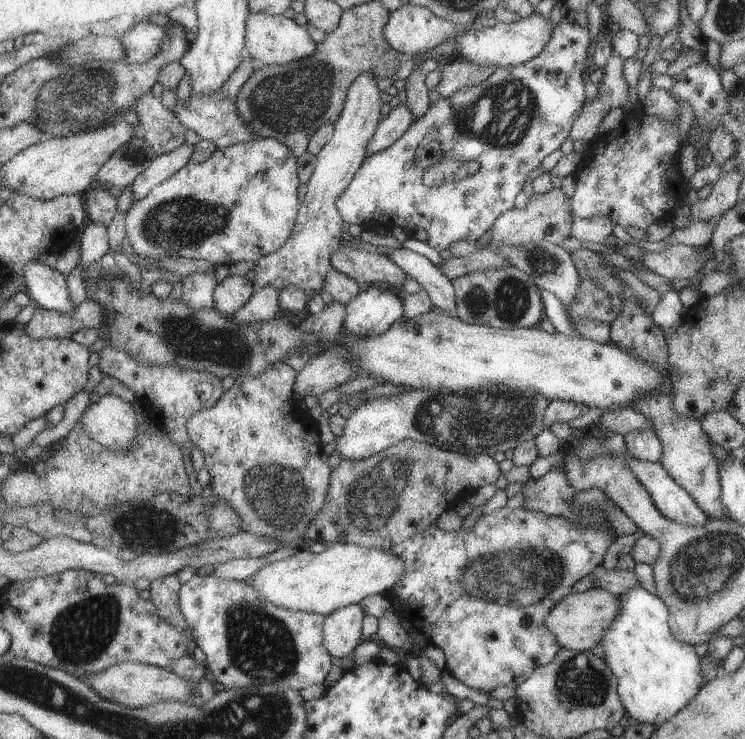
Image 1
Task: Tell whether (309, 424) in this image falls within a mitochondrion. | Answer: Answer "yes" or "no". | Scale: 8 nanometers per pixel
no

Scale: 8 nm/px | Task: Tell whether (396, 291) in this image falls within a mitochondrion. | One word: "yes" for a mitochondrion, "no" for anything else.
no

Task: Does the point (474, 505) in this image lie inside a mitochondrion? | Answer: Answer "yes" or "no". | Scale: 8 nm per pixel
no

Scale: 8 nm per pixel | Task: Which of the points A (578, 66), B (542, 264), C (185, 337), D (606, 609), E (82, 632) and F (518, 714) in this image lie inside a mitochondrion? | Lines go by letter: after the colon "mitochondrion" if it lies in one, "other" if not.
A: other
B: mitochondrion
C: mitochondrion
D: other
E: mitochondrion
F: other

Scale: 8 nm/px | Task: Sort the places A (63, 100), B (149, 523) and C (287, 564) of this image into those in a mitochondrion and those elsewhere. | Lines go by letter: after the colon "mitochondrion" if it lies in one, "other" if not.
A: mitochondrion
B: mitochondrion
C: other

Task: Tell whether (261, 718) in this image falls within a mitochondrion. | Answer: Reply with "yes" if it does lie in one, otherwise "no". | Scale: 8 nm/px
yes

